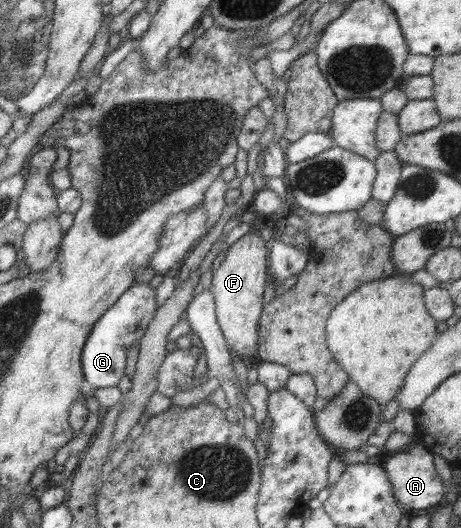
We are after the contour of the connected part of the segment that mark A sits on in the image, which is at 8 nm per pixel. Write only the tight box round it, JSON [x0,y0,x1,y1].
[384,441,445,509]

